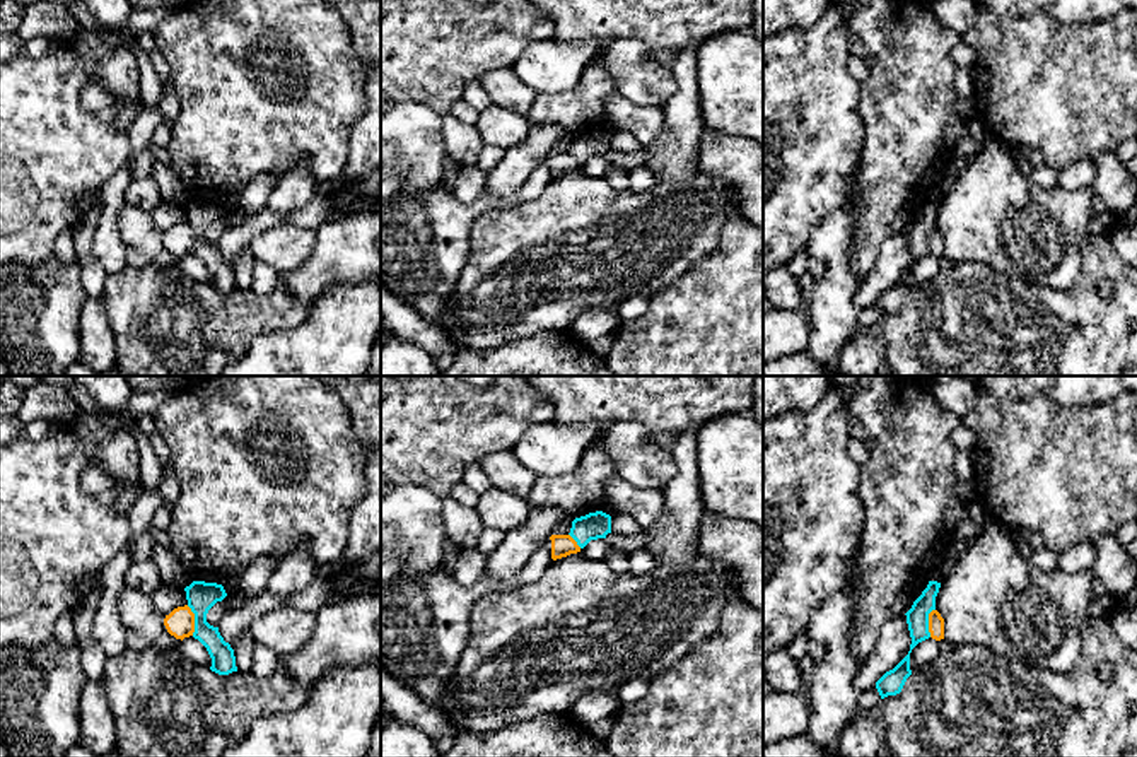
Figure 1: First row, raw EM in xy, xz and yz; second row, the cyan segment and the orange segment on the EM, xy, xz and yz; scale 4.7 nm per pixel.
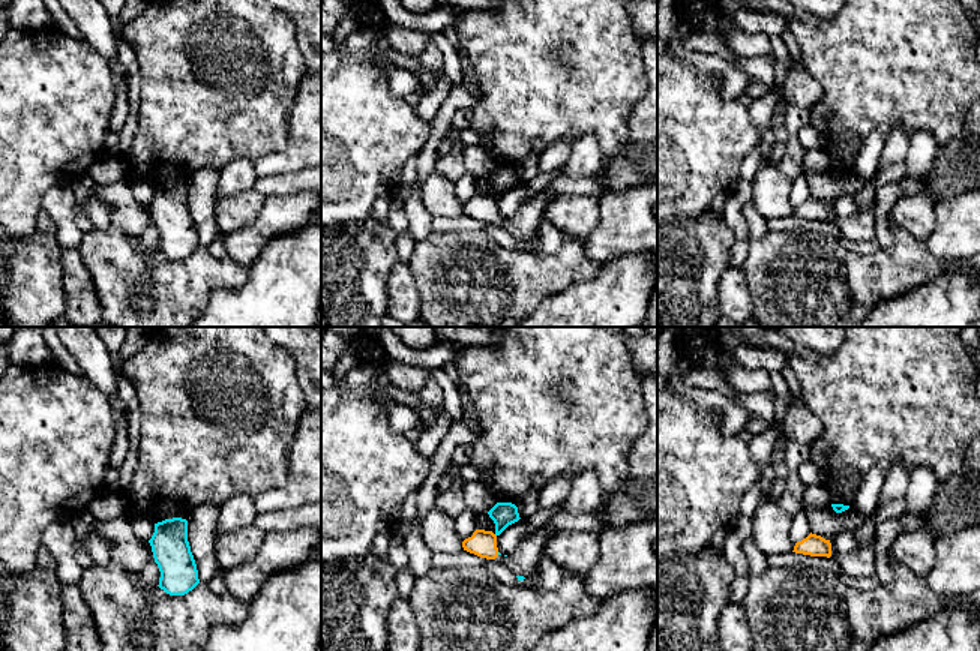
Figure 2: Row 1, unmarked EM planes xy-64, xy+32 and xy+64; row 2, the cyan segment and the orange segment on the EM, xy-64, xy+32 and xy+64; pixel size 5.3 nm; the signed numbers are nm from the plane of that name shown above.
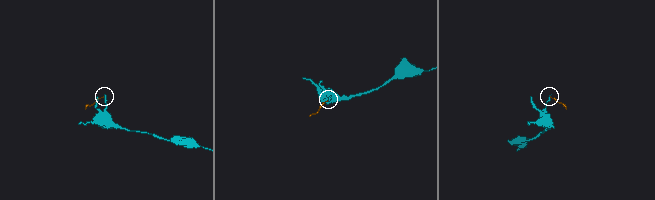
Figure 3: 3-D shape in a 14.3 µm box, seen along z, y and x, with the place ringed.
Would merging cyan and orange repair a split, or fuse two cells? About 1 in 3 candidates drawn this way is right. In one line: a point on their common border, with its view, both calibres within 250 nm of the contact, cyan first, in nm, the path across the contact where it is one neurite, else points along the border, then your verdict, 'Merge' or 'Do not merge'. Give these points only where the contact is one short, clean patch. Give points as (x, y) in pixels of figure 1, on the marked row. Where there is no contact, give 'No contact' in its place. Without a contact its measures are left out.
Touches cyan at xy (195, 621). Thickness 140 nm (cyan) against 140 nm. Boundary: xy (186, 605), (193, 614), (193, 634). Do not merge

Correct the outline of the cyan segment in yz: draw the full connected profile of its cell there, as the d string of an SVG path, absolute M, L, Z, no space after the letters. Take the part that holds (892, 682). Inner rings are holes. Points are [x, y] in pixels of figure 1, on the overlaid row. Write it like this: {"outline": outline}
{"outline": "M929 581L927 588L925 588L925 590L922 591L922 595L913 601L912 608L905 613L905 615L907 615L908 631L910 631L910 637L912 637L910 651L908 651L908 654L907 654L893 670L886 672L886 673L876 682L876 689L878 689L879 695L881 695L881 699L884 699L884 697L888 697L888 695L896 695L896 694L900 694L901 689L903 689L903 685L905 685L905 682L907 682L907 678L912 675L912 670L910 670L910 653L912 653L912 649L913 649L918 643L922 643L922 641L925 641L925 639L930 637L930 632L929 632L929 613L930 613L932 610L936 610L936 596L937 596L937 593L939 593L939 588L941 588L941 583L937 583L937 581Z"}

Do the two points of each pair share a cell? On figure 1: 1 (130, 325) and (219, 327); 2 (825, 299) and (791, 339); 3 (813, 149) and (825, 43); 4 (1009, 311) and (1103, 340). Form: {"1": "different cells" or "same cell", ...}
{"1": "same cell", "2": "different cells", "3": "same cell", "4": "same cell"}

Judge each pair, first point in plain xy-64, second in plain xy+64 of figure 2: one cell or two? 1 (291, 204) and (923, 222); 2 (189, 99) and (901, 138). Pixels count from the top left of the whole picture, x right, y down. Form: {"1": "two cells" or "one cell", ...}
{"1": "two cells", "2": "two cells"}

